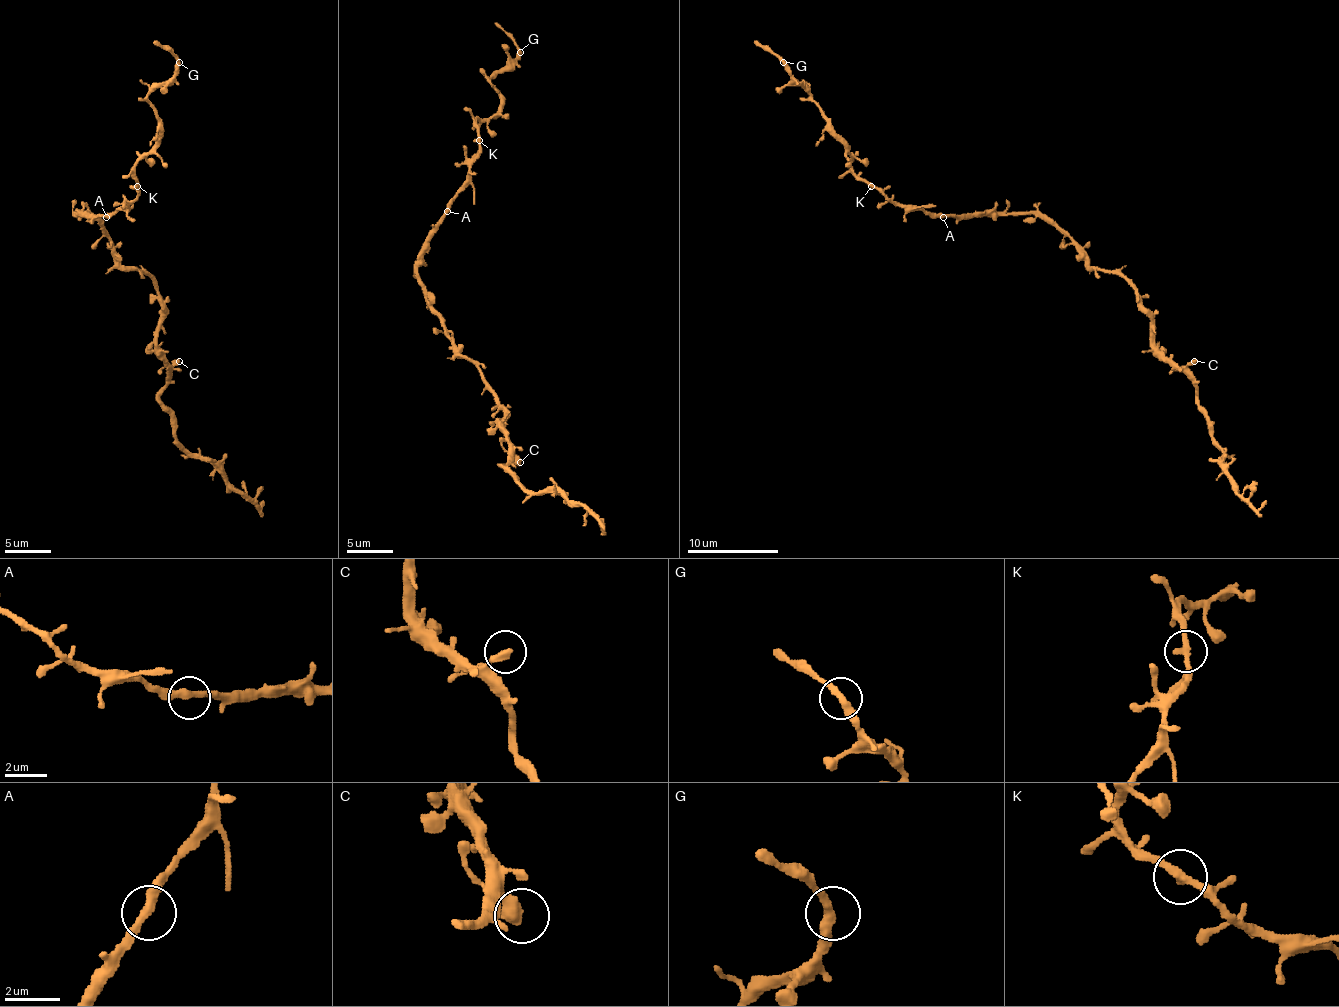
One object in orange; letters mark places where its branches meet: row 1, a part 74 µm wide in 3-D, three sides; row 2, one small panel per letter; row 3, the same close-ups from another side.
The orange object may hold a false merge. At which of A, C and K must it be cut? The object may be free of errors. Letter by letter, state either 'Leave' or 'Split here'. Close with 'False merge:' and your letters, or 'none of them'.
A: Leave
C: Leave
K: Leave
False merge: none of them

